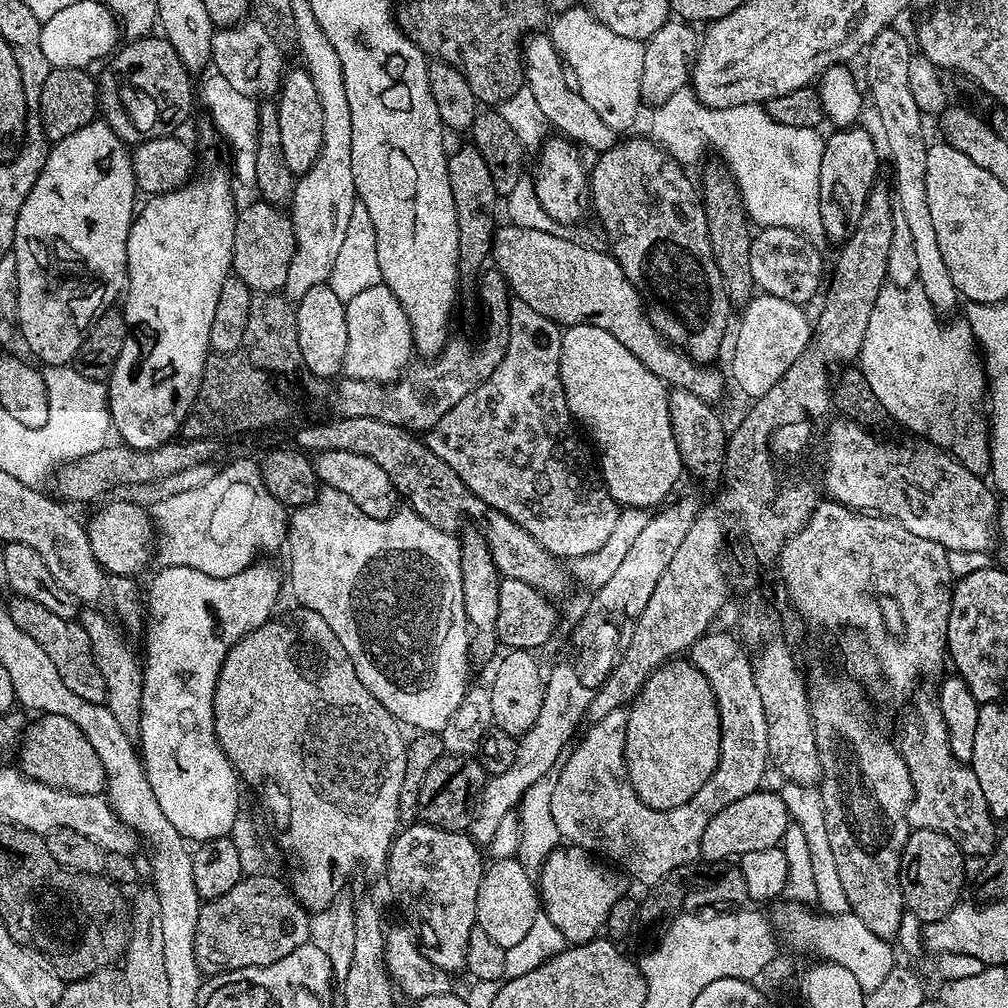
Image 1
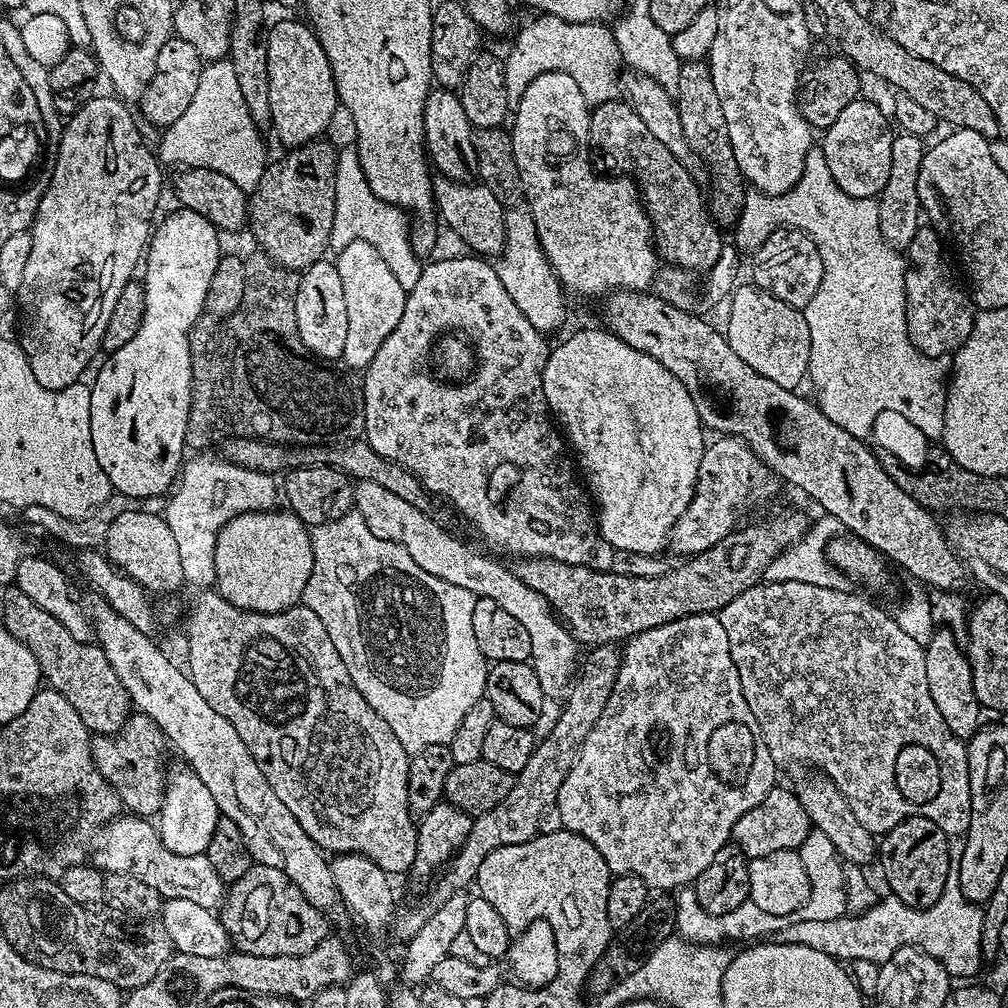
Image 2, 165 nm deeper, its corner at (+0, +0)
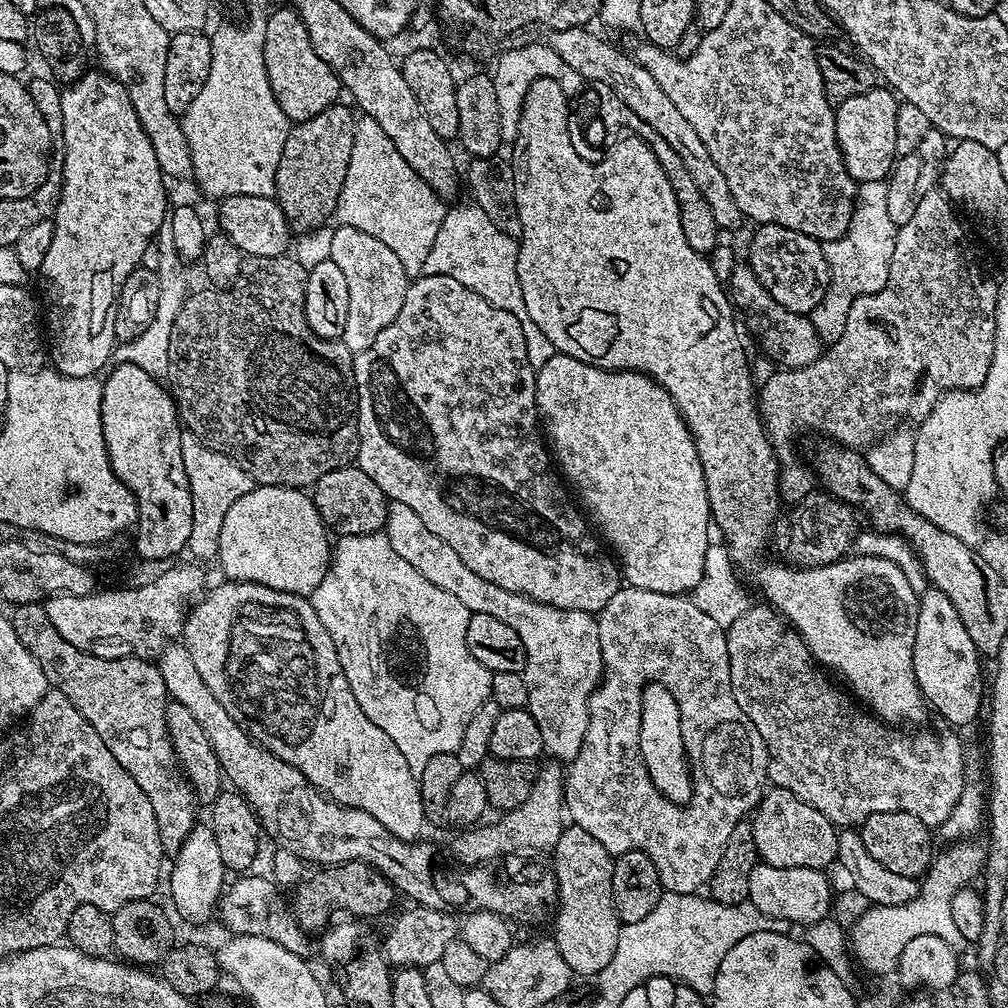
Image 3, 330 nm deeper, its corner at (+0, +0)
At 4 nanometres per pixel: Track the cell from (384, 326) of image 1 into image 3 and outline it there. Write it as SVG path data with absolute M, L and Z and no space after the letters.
M340 224L333 227L333 241L330 249L331 259L342 274L346 274L346 290L350 290L350 310L346 310L346 330L342 341L353 352L361 352L369 348L398 318L398 310L402 310L402 302L406 298L410 278L406 270L402 270L402 262L386 242L378 242L374 234L366 234L366 230L354 230L354 226Z

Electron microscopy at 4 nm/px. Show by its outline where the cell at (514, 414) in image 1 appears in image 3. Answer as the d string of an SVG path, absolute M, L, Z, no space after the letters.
M421 274L409 283L408 289L406 290L406 298L402 302L402 310L398 310L398 318L394 318L394 322L390 322L390 326L386 326L386 330L382 330L382 334L378 334L378 338L374 338L374 342L369 348L355 353L354 357L353 372L354 380L357 382L357 424L358 438L360 439L355 463L363 472L370 474L370 478L374 478L374 482L382 489L389 501L397 500L398 502L404 503L405 506L410 506L410 510L414 510L414 514L418 514L418 518L422 518L422 523L426 525L432 533L438 534L438 538L442 538L442 542L446 542L446 546L450 546L450 550L454 550L454 554L458 554L458 558L462 558L462 562L466 562L466 566L470 566L470 570L474 570L474 574L478 574L478 578L486 578L486 582L494 582L494 586L502 586L504 590L517 592L523 596L530 597L531 600L537 600L538 602L549 604L555 608L561 608L562 610L582 610L583 612L599 614L606 606L606 602L610 602L610 598L614 598L614 594L618 594L618 590L622 586L622 573L618 567L617 561L609 555L605 545L594 535L593 529L590 527L589 521L582 515L581 509L577 507L575 503L572 505L571 502L568 501L569 489L562 483L561 477L554 467L554 460L550 455L549 445L546 443L545 437L541 435L541 433L541 437L536 433L536 424L538 428L536 369L530 366L526 334L522 330L518 318L514 318L514 314L510 314L506 310L498 310L498 306L490 306L490 302L486 302L486 298L474 294L474 290L462 286L462 282L457 282L455 278L443 276L442 274L434 274L433 276Z

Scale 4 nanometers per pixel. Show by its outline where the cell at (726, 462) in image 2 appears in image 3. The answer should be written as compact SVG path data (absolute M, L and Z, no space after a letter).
M937 186L918 202L918 210L910 217L910 222L899 225L896 229L896 241L894 242L894 258L890 258L890 274L886 278L886 286L874 294L859 296L850 306L850 314L846 316L846 326L837 340L831 341L826 350L821 351L820 356L814 363L807 364L801 368L786 368L783 370L772 370L765 378L764 384L758 388L758 407L760 409L760 420L768 432L768 441L772 443L772 449L776 455L776 461L780 464L780 498L785 505L795 506L807 500L809 494L817 487L815 471L808 468L800 461L796 453L796 431L805 424L812 432L821 432L824 436L836 436L835 443L846 448L867 450L876 443L883 440L889 432L897 427L899 420L913 420L919 422L925 420L930 414L932 407L938 403L948 392L961 390L975 390L986 382L986 374L990 374L990 362L994 358L994 334L996 333L996 289L997 281L984 276L982 269L976 265L974 257L968 253L968 236L964 233L964 224L960 221L961 213L957 211L952 199L945 194L944 189Z

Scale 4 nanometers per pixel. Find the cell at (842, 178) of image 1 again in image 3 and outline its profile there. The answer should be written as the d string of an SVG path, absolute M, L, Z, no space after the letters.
M877 86L866 90L866 94L854 94L854 98L846 98L846 102L835 105L836 137L842 158L846 162L846 170L852 175L857 185L866 182L887 181L892 174L892 166L898 157L894 146L894 126L898 122L898 96L893 89L887 86Z

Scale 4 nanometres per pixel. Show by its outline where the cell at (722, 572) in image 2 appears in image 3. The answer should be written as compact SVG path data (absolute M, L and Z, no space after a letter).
M814 490L809 494L807 500L795 505L788 516L788 525L785 526L784 532L777 531L774 536L774 548L781 552L783 559L789 565L797 568L816 568L819 564L833 564L835 560L843 560L845 556L853 551L856 542L856 525L857 509L852 505L842 502L837 496L831 496L823 490Z

